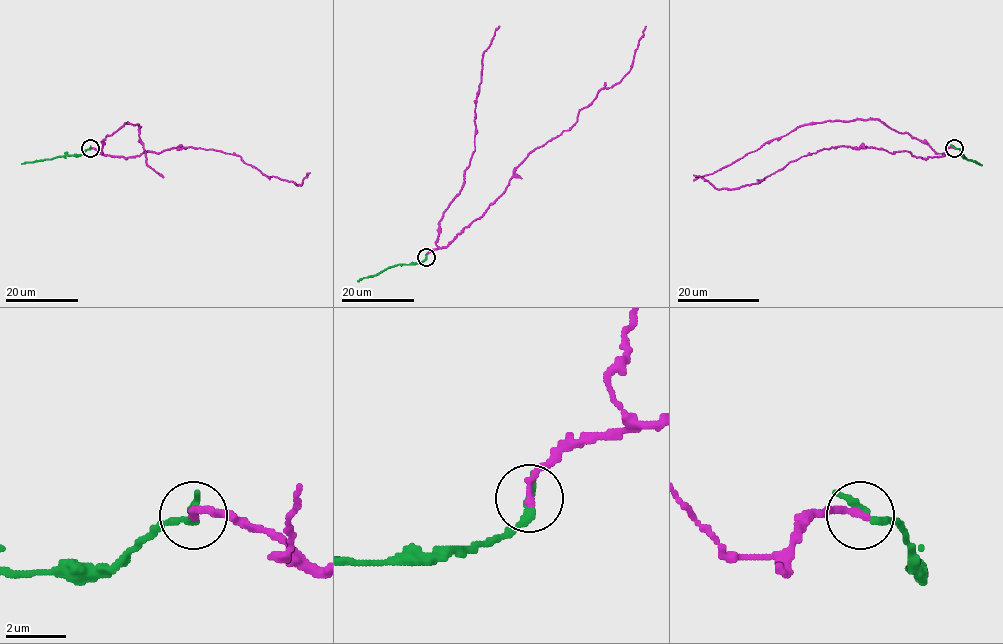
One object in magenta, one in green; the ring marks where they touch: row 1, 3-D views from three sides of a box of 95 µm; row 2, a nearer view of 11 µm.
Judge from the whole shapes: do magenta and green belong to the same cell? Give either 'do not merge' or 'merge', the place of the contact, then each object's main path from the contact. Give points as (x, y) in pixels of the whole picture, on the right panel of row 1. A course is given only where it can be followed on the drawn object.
merge; at (954, 148); magenta runs (954, 148), (922, 158), (905, 150), (838, 146), (736, 189), (716, 189), (694, 174); green runs (954, 147), (968, 160), (981, 165)

